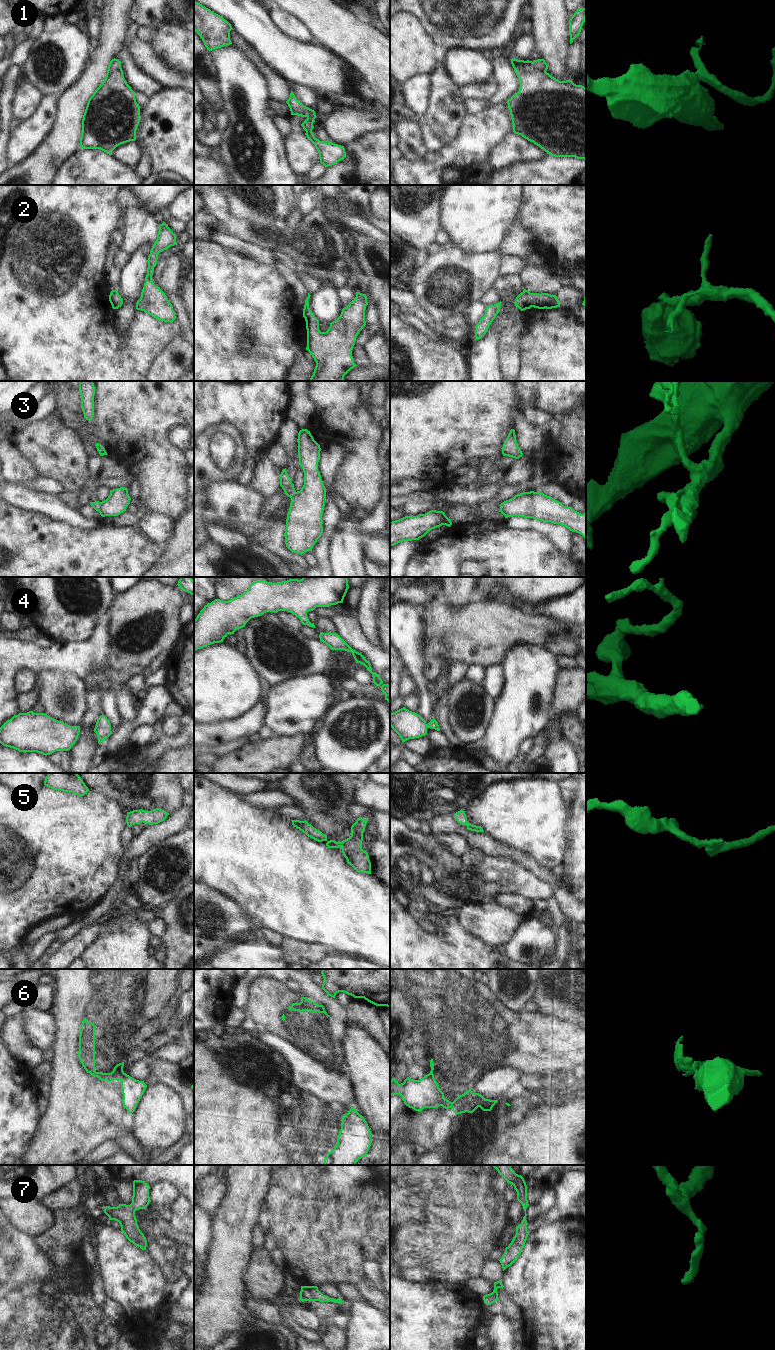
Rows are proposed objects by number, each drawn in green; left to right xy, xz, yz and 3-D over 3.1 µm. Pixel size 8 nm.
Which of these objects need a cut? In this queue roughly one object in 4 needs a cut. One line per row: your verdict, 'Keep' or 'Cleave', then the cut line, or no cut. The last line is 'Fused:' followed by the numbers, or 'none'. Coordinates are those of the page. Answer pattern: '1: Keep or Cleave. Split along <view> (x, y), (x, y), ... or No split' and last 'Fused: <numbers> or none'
1: Keep. No split
2: Keep. No split
3: Keep. No split
4: Keep. No split
5: Keep. No split
6: Cleave. Split along xy (126, 1074), (120, 1079)
7: Keep. No split
Fused: 6

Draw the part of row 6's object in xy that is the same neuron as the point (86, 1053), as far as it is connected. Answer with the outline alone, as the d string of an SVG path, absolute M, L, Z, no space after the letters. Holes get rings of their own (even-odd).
M86 1018L80 1028L78 1057L86 1072L101 1081L121 1080L126 1075L123 1071L124 1062L117 1064L111 1073L95 1071L95 1025Z

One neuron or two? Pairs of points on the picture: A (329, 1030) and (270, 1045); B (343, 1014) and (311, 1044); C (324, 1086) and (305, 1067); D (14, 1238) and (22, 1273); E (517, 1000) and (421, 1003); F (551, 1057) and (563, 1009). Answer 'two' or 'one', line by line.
A: two
B: two
C: one
D: one
E: two
F: two

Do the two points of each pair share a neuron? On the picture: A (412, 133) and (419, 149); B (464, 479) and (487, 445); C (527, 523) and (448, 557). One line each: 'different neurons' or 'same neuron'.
A: same neuron
B: different neurons
C: different neurons

